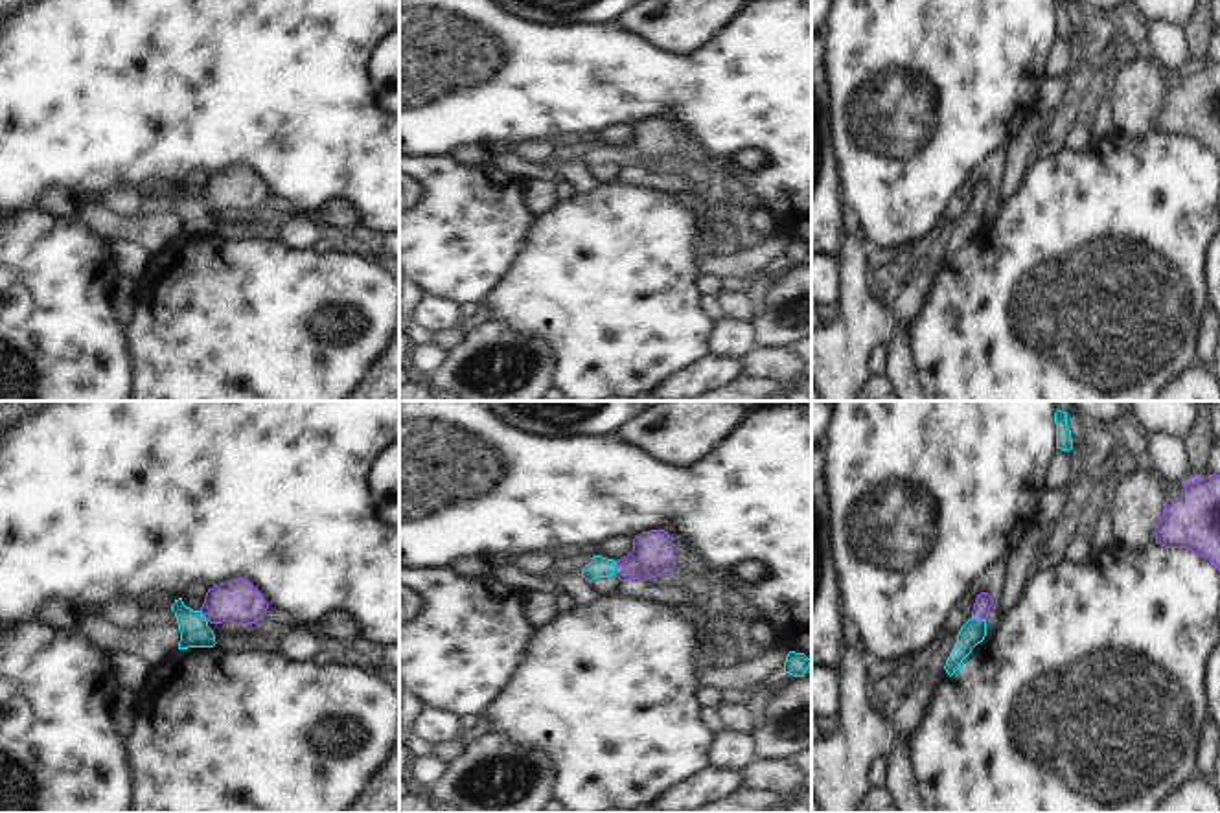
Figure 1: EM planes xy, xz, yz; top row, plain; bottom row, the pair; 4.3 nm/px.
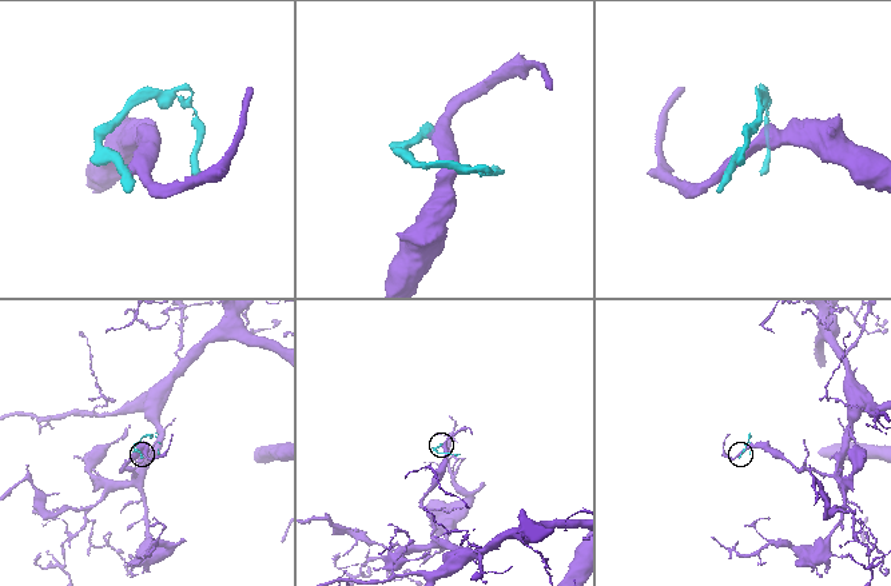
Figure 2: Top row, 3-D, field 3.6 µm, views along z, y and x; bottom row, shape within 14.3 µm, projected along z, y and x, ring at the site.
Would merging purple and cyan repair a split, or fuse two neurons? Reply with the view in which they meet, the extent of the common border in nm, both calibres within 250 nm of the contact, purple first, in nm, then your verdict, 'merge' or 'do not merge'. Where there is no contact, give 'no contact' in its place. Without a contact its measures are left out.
xz | 70 nm | 180/100 nm | merge

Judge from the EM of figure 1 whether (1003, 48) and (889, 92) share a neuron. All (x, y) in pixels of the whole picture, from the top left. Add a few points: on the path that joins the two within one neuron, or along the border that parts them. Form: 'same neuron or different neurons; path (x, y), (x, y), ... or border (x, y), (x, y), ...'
same neuron; path (970, 48), (937, 48), (922, 63), (900, 63)

